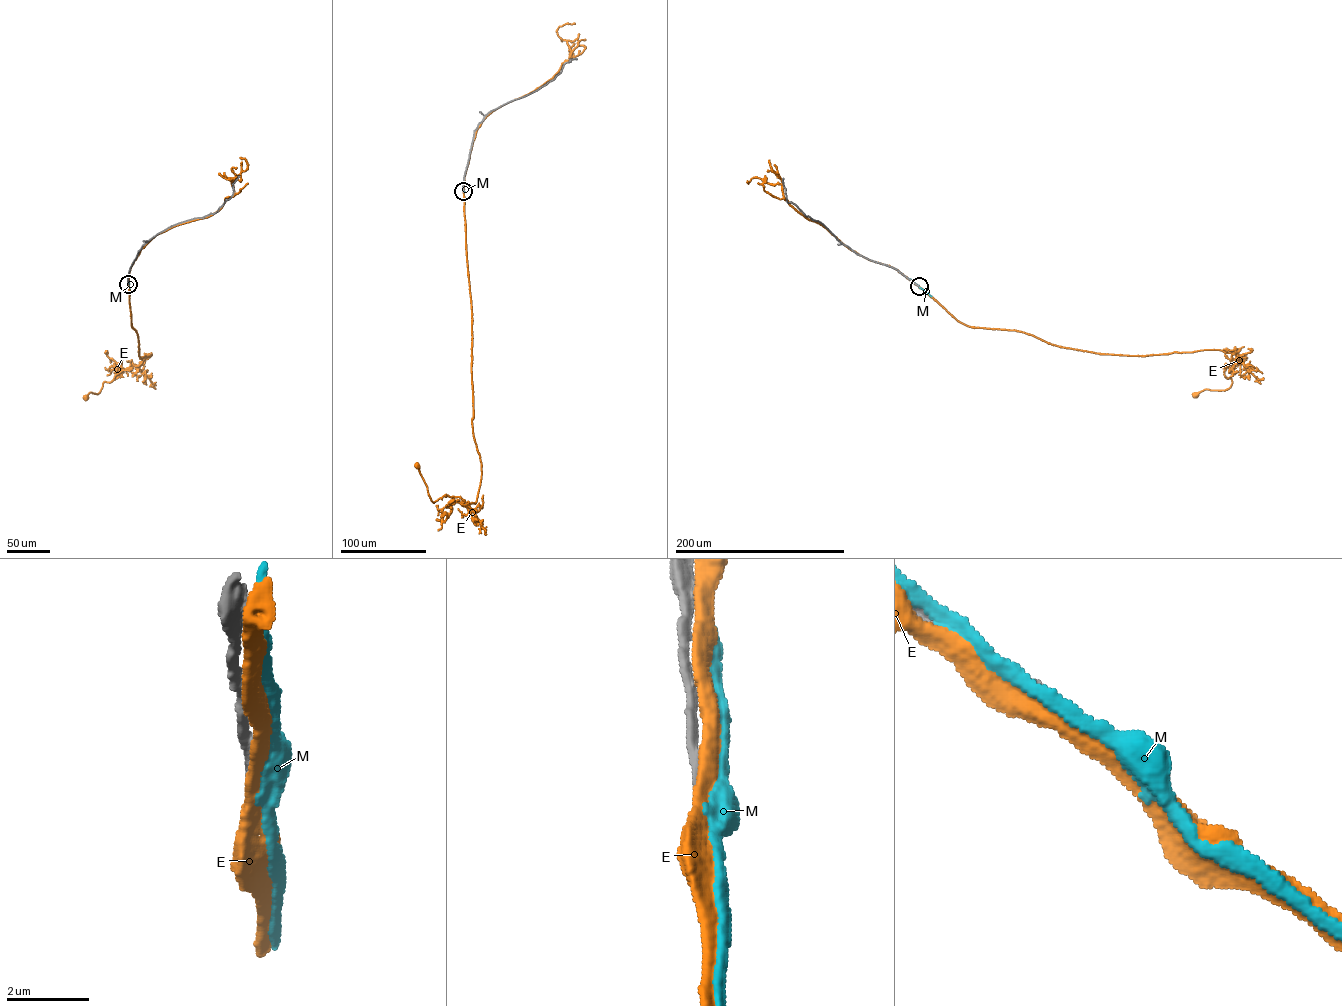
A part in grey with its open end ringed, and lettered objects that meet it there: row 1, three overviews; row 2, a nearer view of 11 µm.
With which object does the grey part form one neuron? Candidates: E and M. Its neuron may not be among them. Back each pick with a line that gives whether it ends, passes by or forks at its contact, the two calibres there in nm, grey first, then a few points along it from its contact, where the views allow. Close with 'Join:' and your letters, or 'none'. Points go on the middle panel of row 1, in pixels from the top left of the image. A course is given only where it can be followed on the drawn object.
Join: none

